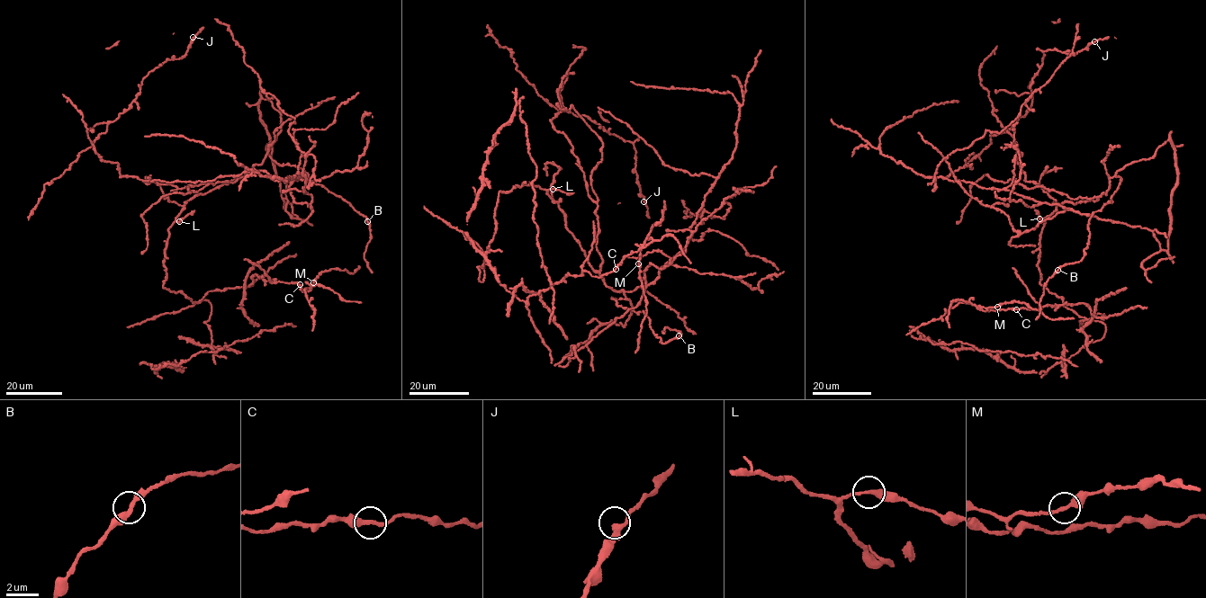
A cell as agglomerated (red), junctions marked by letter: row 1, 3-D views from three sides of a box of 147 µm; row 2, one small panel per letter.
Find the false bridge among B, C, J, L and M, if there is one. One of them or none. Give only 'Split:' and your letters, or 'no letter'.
Split: L

